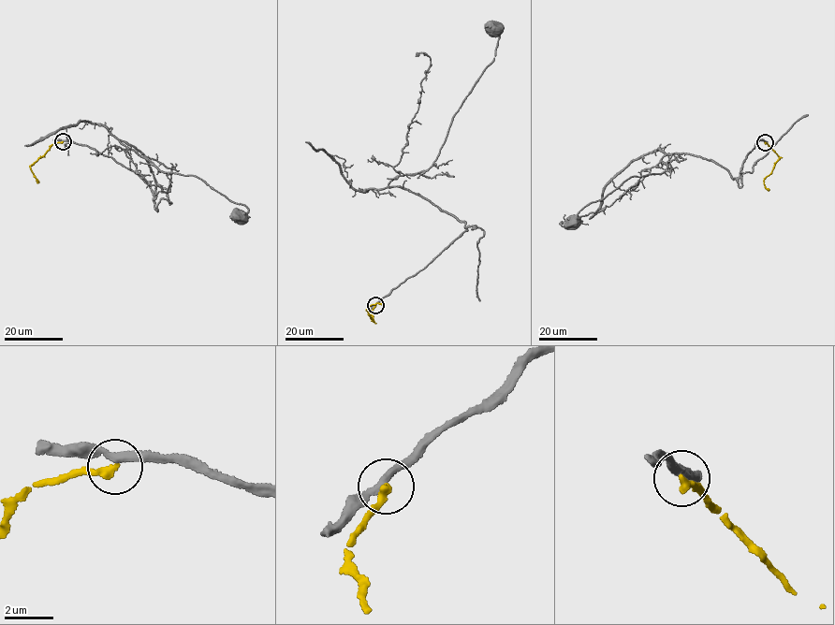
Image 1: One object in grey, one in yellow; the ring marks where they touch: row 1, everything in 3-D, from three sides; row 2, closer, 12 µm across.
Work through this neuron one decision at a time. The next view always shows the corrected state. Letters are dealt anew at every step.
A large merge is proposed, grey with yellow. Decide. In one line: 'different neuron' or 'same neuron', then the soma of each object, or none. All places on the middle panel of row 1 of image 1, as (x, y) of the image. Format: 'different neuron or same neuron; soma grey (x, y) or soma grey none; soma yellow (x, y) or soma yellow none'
different neuron; soma grey (494, 29); soma yellow none

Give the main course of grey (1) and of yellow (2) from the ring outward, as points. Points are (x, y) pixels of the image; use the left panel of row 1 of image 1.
1: (63, 141), (123, 165), (153, 199), (153, 171), (135, 146), (119, 140), (245, 205), (239, 216)
2: (63, 142), (51, 144), (29, 166), (38, 182)

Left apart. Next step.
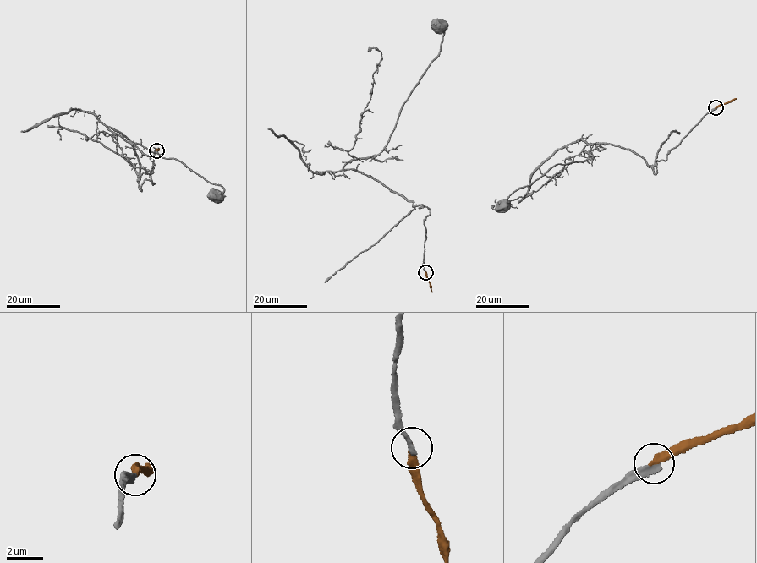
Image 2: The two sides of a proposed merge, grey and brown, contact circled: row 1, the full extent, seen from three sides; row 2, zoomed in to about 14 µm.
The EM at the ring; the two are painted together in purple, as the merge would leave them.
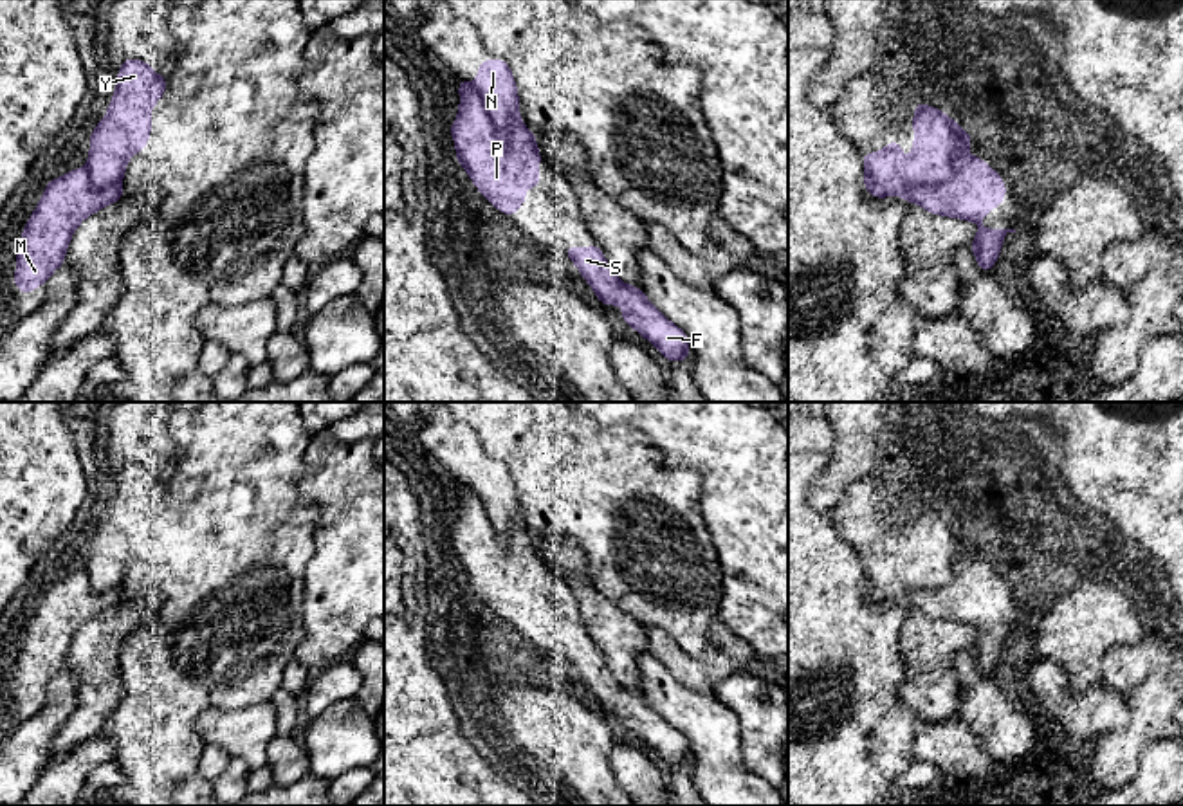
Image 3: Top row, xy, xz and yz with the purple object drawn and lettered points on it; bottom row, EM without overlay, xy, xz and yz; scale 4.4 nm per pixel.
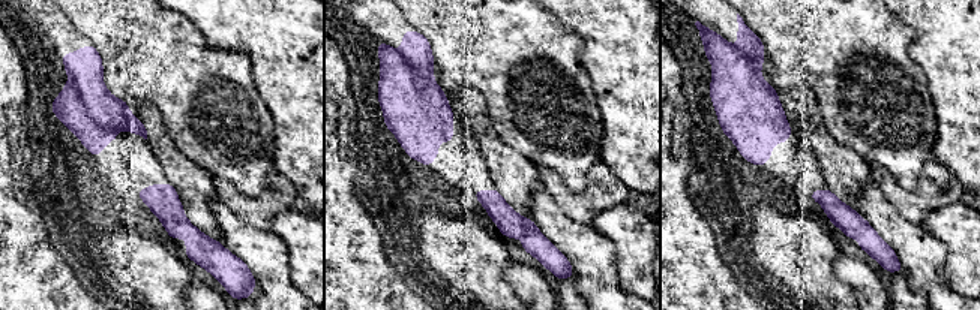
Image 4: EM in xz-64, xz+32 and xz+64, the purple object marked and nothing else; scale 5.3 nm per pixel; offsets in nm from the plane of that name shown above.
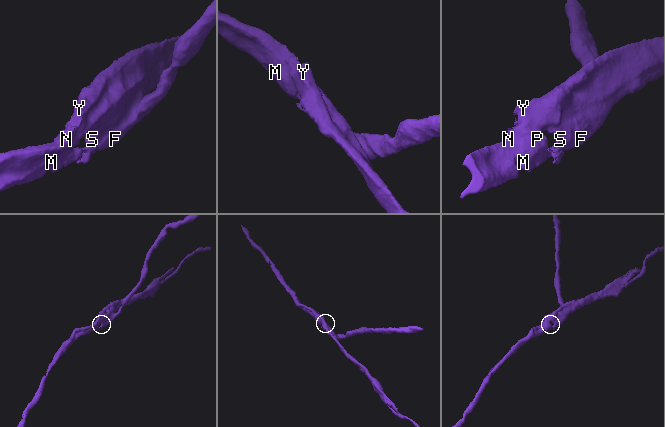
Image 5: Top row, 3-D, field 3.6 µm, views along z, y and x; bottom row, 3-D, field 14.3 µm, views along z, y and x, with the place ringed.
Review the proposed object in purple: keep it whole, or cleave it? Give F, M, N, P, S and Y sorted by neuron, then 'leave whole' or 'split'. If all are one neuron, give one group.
F M P S / N Y | split

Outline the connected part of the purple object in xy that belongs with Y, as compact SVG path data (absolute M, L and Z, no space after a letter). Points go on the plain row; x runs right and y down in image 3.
M133 462L123 465L106 519L88 539L87 575L94 593L123 584L128 563L150 545L150 516L166 490L168 483L148 467Z

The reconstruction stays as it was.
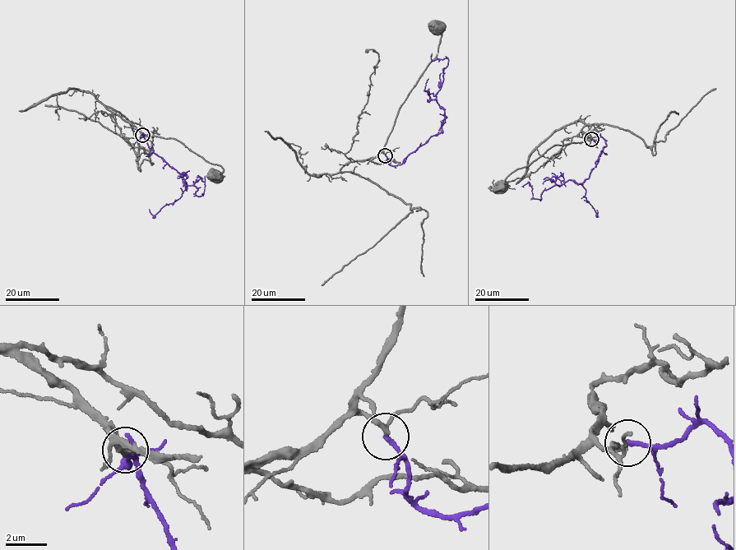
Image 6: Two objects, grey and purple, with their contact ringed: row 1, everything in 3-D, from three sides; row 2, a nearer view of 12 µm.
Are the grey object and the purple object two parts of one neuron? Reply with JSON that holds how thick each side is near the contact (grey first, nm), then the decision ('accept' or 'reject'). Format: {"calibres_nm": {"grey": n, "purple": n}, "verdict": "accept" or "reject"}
{"calibres_nm": {"grey": 200, "purple": 220}, "verdict": "accept"}

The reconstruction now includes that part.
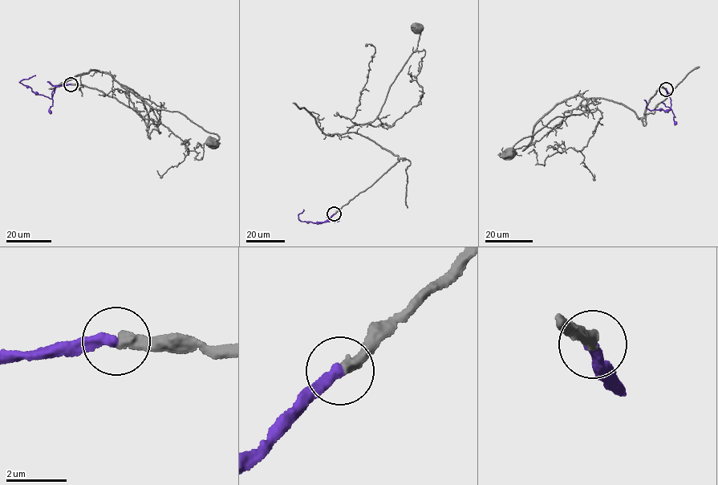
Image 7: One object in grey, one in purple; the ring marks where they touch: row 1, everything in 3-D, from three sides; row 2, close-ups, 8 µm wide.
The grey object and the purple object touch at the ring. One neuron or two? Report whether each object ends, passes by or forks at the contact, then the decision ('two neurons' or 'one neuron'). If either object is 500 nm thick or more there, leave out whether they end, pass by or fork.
grey ends there; purple ends there; one neuron

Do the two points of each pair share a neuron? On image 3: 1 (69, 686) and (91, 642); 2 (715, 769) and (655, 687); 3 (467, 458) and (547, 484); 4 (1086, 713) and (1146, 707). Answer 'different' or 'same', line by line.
1: different
2: same
3: different
4: different

